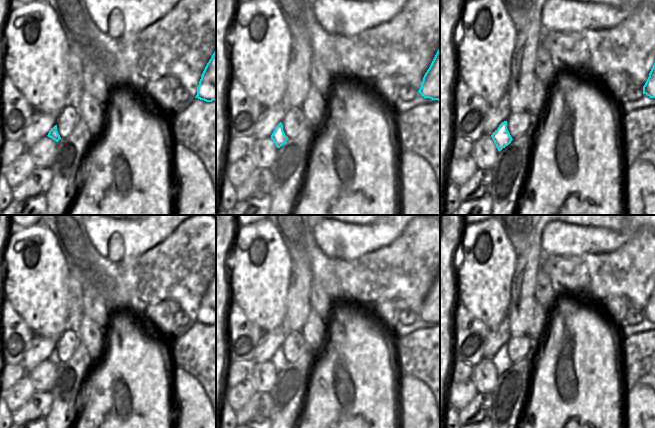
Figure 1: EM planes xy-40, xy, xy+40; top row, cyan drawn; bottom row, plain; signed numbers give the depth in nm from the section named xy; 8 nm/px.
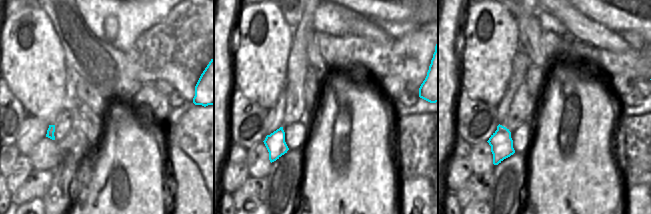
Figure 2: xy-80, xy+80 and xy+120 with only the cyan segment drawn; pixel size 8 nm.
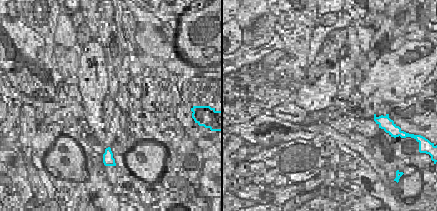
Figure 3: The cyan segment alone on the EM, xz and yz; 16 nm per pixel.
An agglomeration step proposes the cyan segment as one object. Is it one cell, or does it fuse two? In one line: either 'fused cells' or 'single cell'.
fused cells

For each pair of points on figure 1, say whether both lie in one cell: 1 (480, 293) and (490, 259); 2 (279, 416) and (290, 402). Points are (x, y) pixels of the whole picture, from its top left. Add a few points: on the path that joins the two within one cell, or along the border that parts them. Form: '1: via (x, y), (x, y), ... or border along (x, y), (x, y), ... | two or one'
1: via (484, 285), (484, 275), (487, 267) | one
2: via (282, 413), (287, 405) | one

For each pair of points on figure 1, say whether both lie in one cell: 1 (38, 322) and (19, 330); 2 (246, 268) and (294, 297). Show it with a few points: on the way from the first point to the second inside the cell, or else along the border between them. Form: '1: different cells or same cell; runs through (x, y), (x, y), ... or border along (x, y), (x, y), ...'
1: different cells; border along (13, 308), (35, 335)
2: different cells; border along (291, 270), (287, 289), (287, 310), (284, 316)

